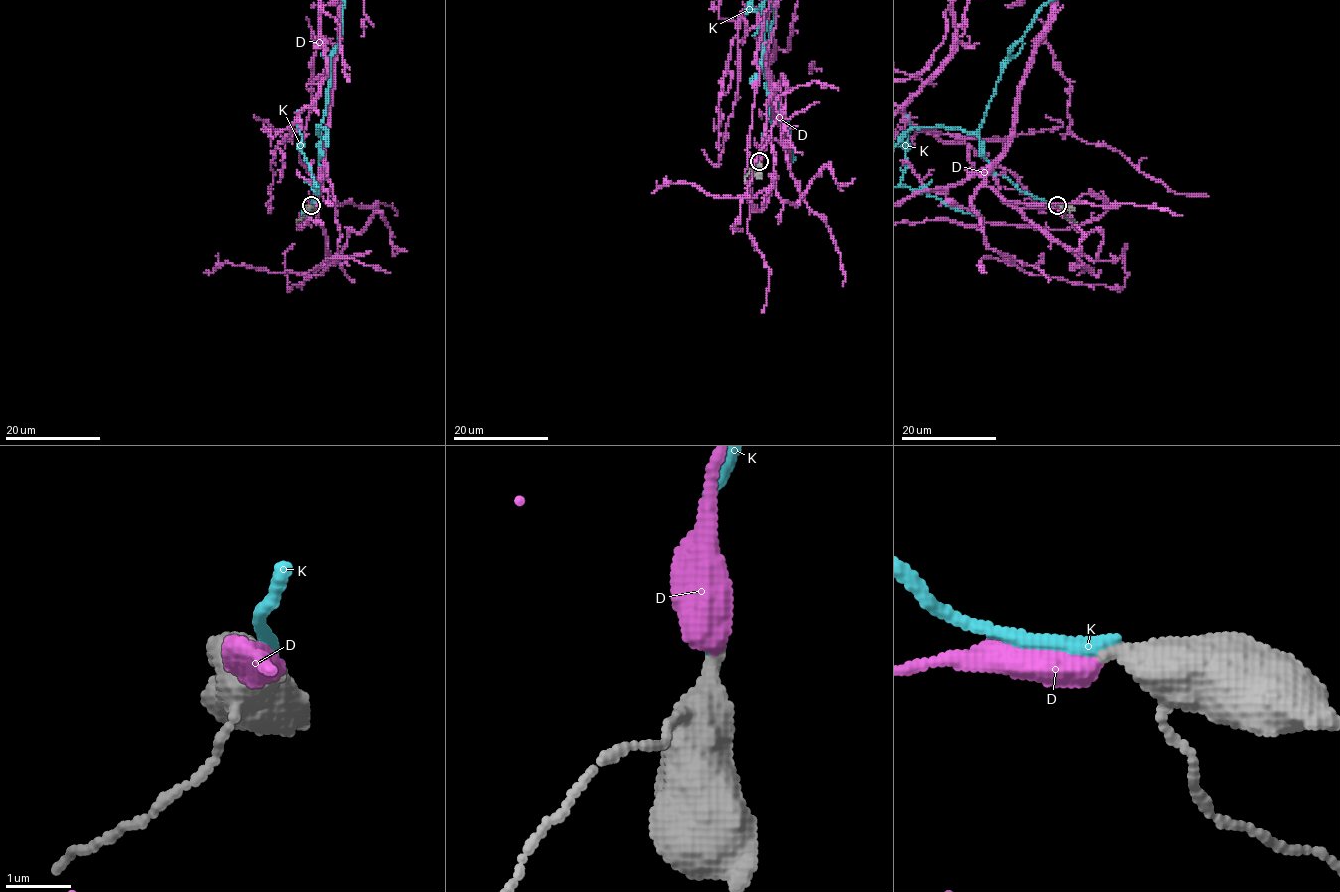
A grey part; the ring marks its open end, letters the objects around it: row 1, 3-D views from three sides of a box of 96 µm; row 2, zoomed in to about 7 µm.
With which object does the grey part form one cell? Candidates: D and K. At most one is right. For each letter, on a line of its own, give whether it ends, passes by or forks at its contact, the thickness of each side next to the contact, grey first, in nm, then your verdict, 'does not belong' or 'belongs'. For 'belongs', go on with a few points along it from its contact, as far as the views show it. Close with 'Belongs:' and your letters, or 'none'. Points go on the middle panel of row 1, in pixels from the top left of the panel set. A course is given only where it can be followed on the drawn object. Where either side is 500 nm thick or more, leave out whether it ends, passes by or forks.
D: calibres 400 and 550 nm; does not belong
K: it ends; calibres 480 and 240 nm; belongs
Belongs: K

